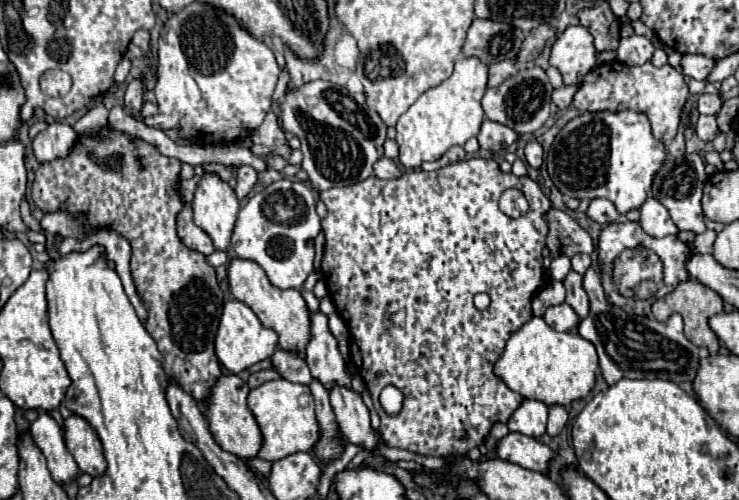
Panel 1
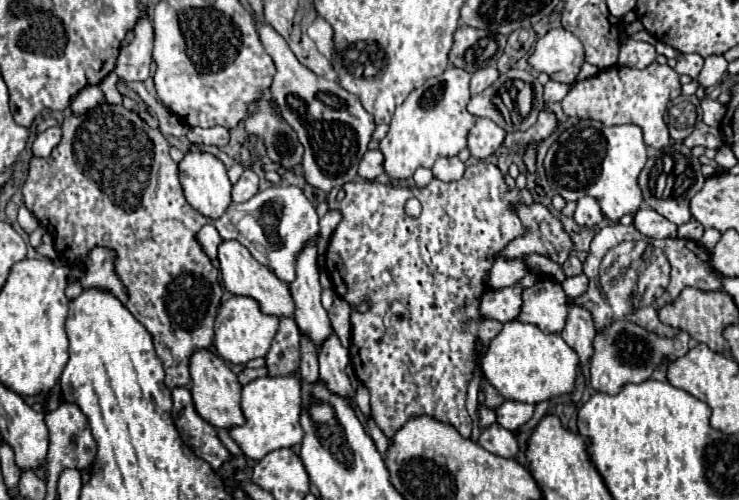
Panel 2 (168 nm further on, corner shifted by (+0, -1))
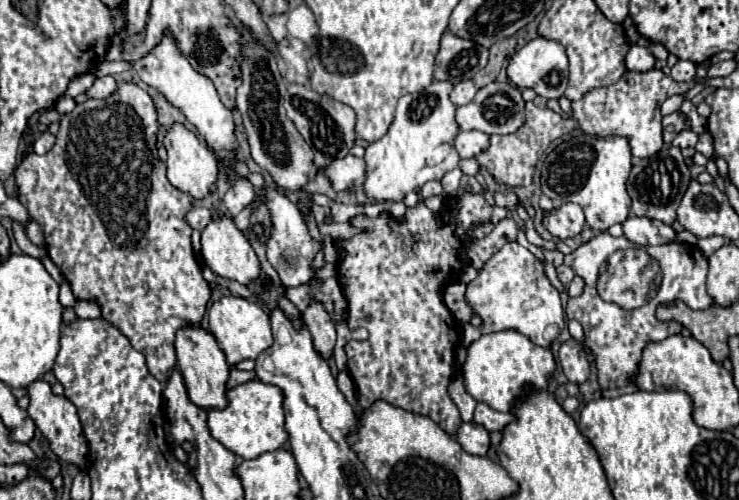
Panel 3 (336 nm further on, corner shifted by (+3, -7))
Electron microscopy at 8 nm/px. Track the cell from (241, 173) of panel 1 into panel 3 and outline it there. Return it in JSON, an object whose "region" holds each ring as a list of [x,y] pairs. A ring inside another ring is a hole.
{"region":[[[239,180],[239,182],[235,182],[229,190],[227,190],[227,194],[225,194],[225,198],[223,198],[223,204],[225,204],[225,208],[227,208],[227,212],[235,218],[245,206],[249,206],[251,202],[253,202],[253,198],[255,198],[255,188],[253,188],[253,184],[249,182],[249,180]]]}

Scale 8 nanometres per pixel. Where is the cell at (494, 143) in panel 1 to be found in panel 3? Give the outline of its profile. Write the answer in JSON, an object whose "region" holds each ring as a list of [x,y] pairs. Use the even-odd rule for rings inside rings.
{"region":[[[469,130],[469,132],[459,132],[455,136],[455,148],[461,158],[475,158],[479,152],[483,152],[489,146],[489,136],[479,130]]]}

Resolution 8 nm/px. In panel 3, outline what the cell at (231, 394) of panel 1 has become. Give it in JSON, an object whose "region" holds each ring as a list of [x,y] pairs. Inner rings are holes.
{"region":[[[183,326],[175,332],[175,350],[177,350],[177,366],[185,378],[185,386],[193,404],[211,410],[211,408],[225,408],[225,382],[229,378],[229,364],[225,360],[223,350],[219,348],[215,336],[201,326]]]}

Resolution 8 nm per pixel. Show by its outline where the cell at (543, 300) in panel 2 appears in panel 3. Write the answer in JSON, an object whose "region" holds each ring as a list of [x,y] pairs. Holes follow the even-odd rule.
{"region":[[[507,242],[483,264],[483,268],[477,272],[477,278],[467,284],[465,302],[469,304],[473,314],[481,318],[479,326],[467,323],[463,327],[465,347],[483,334],[515,330],[527,336],[533,344],[549,348],[553,338],[547,336],[547,328],[551,324],[557,324],[559,330],[565,326],[565,312],[561,306],[559,292],[549,282],[543,262],[517,242]]]}

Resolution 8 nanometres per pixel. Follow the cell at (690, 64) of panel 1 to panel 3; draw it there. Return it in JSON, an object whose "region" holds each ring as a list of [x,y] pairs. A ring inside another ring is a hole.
{"region":[[[679,60],[673,68],[671,68],[671,76],[679,82],[689,82],[695,78],[695,64],[689,60]]]}

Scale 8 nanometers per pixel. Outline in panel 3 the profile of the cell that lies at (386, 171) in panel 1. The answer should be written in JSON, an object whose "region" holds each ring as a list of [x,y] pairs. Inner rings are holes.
{"region":[[[345,156],[339,160],[333,160],[323,168],[323,174],[331,182],[333,190],[351,190],[353,186],[361,186],[365,180],[365,160],[355,156]]]}

